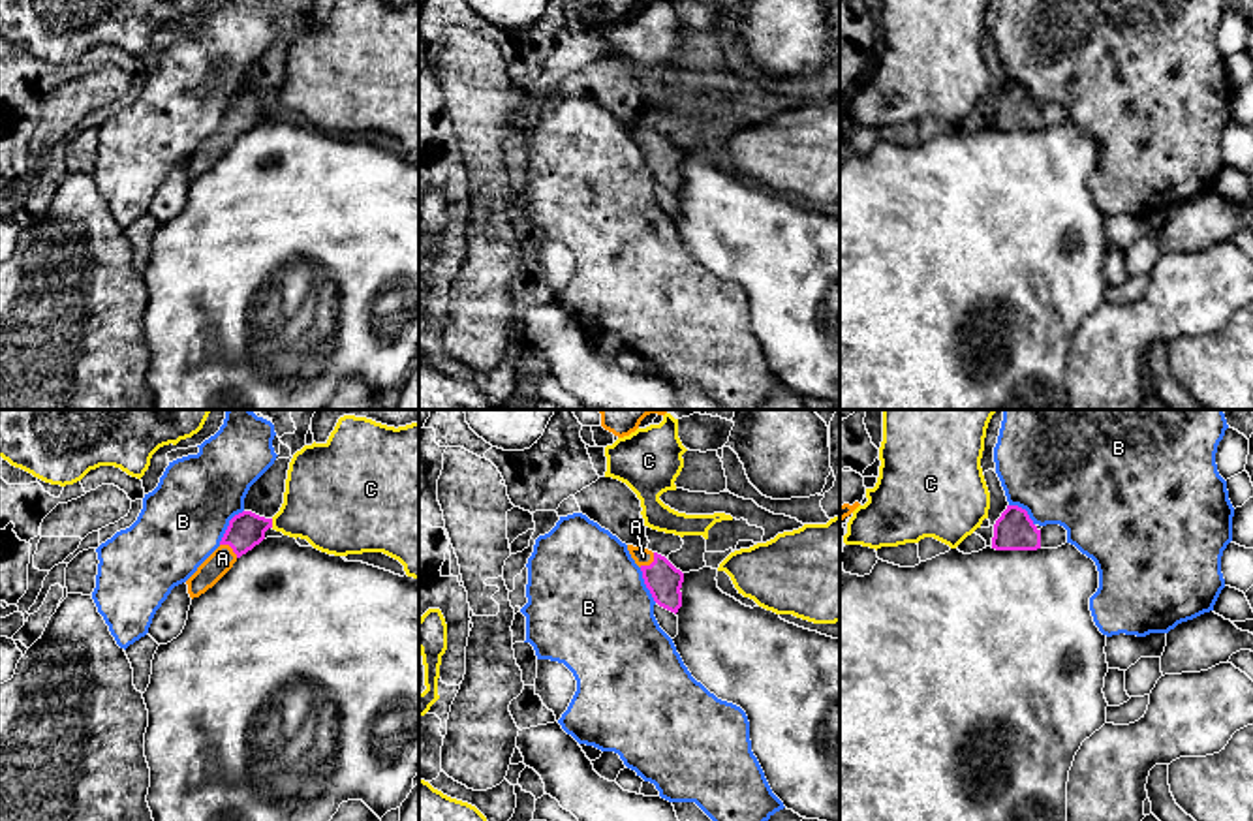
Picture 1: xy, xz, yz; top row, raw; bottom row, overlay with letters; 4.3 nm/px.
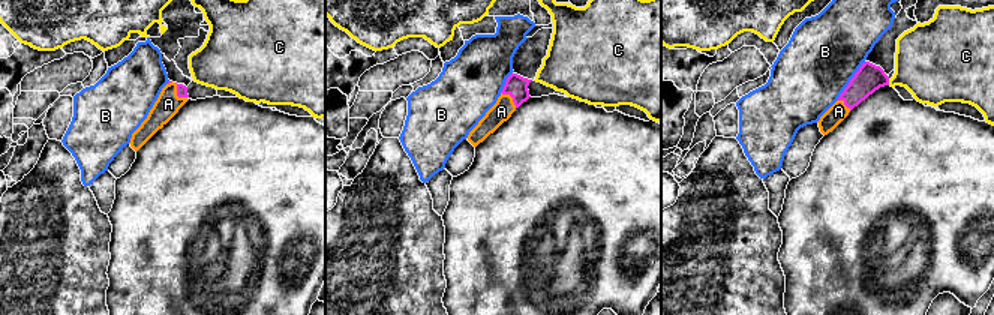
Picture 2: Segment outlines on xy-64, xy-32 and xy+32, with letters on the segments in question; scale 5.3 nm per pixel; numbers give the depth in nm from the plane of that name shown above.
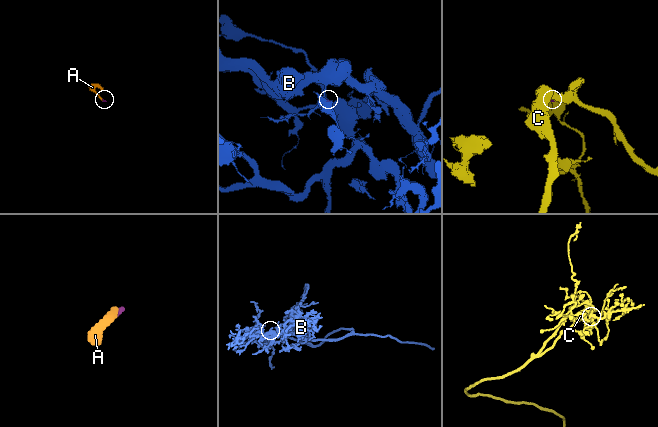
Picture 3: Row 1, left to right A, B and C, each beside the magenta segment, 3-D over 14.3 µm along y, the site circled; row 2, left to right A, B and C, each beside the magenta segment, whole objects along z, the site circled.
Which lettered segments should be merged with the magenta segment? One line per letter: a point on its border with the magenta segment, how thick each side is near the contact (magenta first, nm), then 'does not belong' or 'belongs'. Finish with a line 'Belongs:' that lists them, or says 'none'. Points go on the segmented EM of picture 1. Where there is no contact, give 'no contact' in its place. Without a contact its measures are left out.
A: xz (650, 564) | 150/80 nm | belongs
B: xy (228, 526) | 150/360 nm | does not belong
C: xy (271, 523) | 150/360 nm | does not belong
Belongs: A

